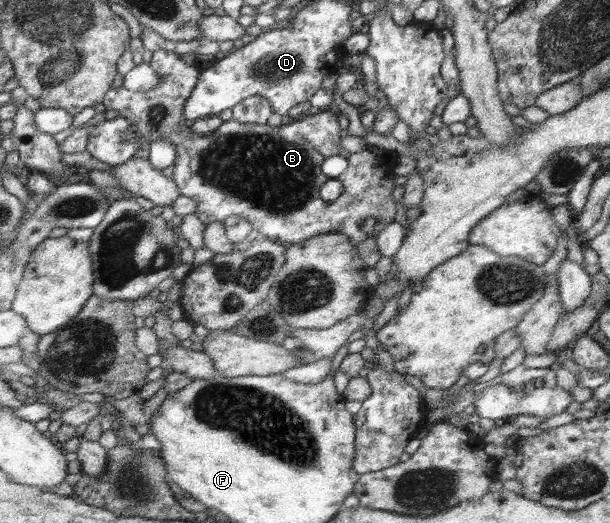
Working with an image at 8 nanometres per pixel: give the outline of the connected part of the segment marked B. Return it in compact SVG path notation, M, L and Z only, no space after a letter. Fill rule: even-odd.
M162 48L161 50L155 51L153 53L150 65L153 67L153 70L157 71L157 74L160 74L162 80L153 90L146 90L145 92L135 92L133 90L129 90L125 87L115 88L113 87L111 90L107 92L107 98L102 100L103 106L107 109L117 110L119 114L121 114L122 118L129 120L131 124L130 130L132 133L129 135L134 135L135 141L137 144L142 142L147 142L147 144L151 143L155 140L170 140L173 144L176 144L177 160L173 163L174 173L172 175L172 179L176 181L176 183L180 187L181 194L188 196L189 198L193 198L195 202L197 202L197 208L195 214L199 217L199 220L202 220L206 225L211 224L212 222L221 222L225 220L229 216L242 216L246 218L251 224L253 229L258 229L261 232L261 236L265 236L269 240L278 241L281 243L289 242L291 244L303 243L304 240L312 239L317 235L324 235L327 232L336 231L339 233L345 233L345 236L350 237L350 239L359 246L360 243L364 243L367 239L373 239L378 232L384 231L385 228L389 226L394 221L395 218L395 207L396 204L401 204L401 199L397 200L397 196L393 196L393 192L397 192L397 175L393 173L393 167L395 166L396 160L399 156L395 151L388 151L387 149L379 148L378 146L367 144L367 146L361 150L361 152L349 152L348 149L344 148L343 145L343 137L340 130L340 124L338 120L337 114L327 110L320 111L317 114L308 115L303 120L297 120L297 122L291 122L291 124L277 126L269 126L269 124L241 124L240 121L237 120L229 120L225 121L217 131L214 133L209 133L208 135L202 135L199 133L193 132L190 126L185 126L185 118L184 118L184 106L188 102L188 99L191 97L192 91L195 90L197 84L197 80L200 80L199 70L195 68L195 66L191 66L189 62L185 62L185 60L181 60L179 55L176 52L169 52ZM330 156L344 156L347 159L348 167L345 169L345 172L341 176L338 176L336 179L341 180L343 183L343 192L340 196L334 201L325 201L321 199L319 196L319 189L327 180L329 180L329 176L323 174L321 172L321 163L326 158ZM367 218L375 218L377 220L377 224L375 225L375 229L371 233L365 233L362 231L361 223L365 222Z

